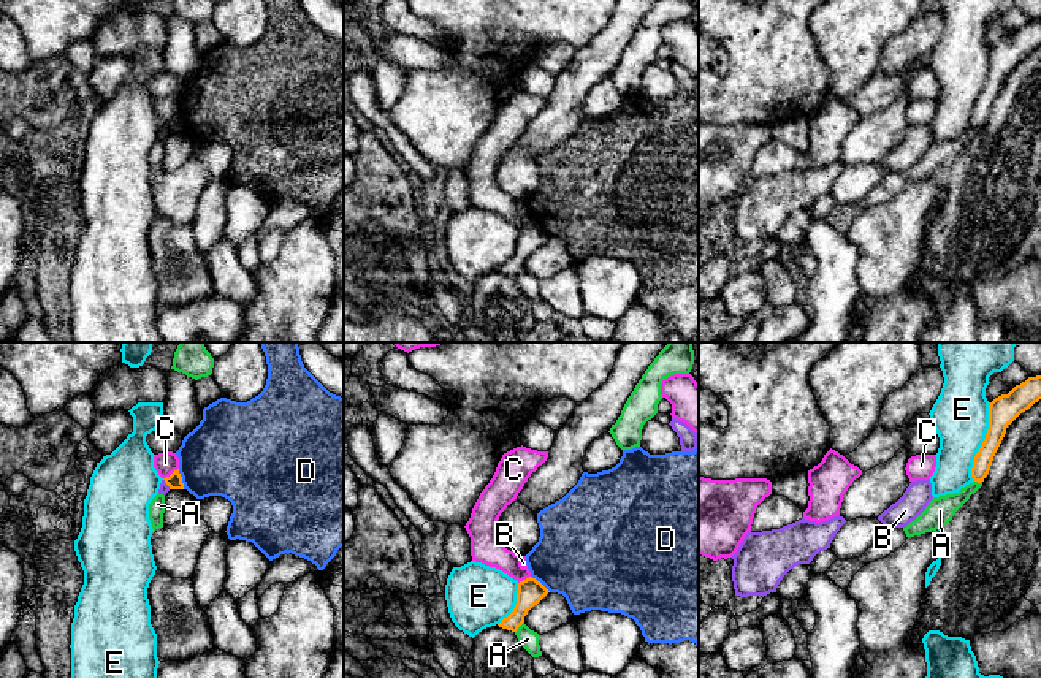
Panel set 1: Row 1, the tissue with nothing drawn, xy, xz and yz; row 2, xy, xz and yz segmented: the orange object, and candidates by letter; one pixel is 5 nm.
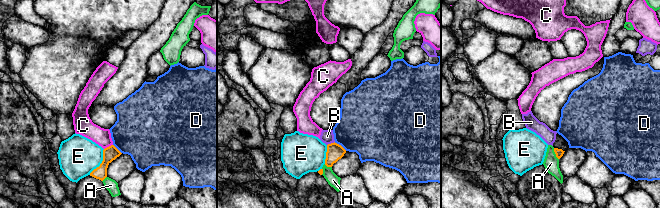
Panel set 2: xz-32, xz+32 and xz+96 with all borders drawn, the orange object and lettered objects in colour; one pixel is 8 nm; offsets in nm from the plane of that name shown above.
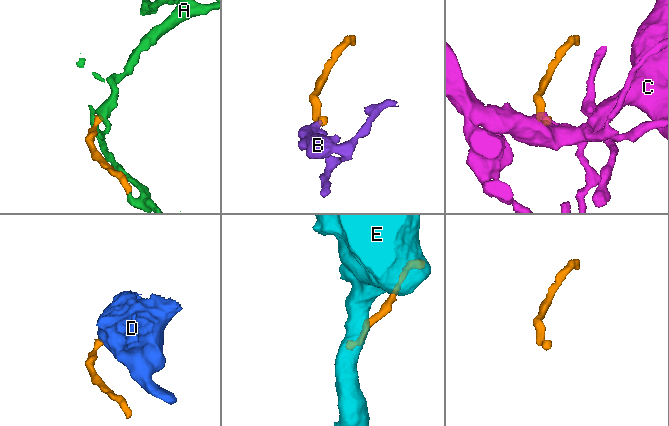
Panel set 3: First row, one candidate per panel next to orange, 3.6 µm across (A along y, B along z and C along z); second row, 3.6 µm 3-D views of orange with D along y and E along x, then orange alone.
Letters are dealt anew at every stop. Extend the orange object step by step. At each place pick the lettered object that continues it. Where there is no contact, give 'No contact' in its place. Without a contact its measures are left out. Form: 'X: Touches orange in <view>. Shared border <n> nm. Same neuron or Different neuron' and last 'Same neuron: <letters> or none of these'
A: Touches orange in xz. Shared border 80 nm. Same neuron
B: Touches orange in xy. Shared border 70 nm. Different neuron
C: Touches orange in xy. Shared border 100 nm. Different neuron
D: Touches orange in xy. Shared border 110 nm. Different neuron
E: Touches orange in yz. Shared border 400 nm. Different neuron
Same neuron: A

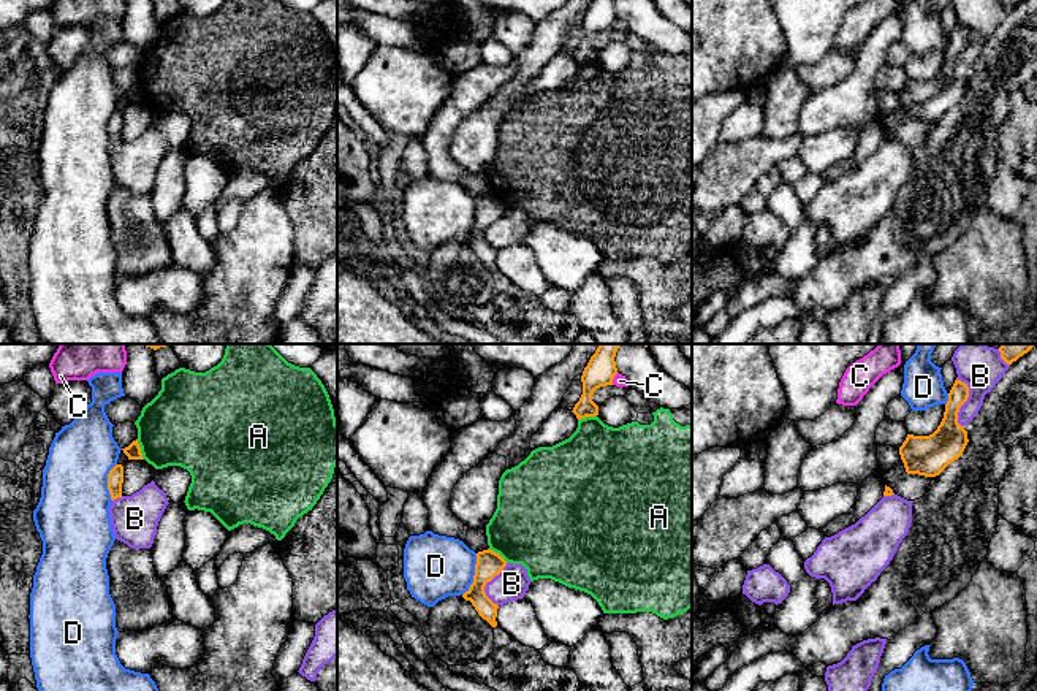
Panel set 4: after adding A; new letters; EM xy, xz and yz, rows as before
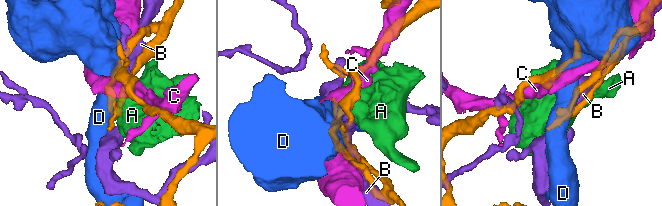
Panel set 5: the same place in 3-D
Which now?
A: Touches orange in xy. Shared border 110 nm. Different neuron
B: Touches orange in yz. Shared border 260 nm. Different neuron
C: Touches orange in xz. Shared border 70 nm. Different neuron
D: Touches orange in xz. Shared border 220 nm. Different neuron
Same neuron: none of these

